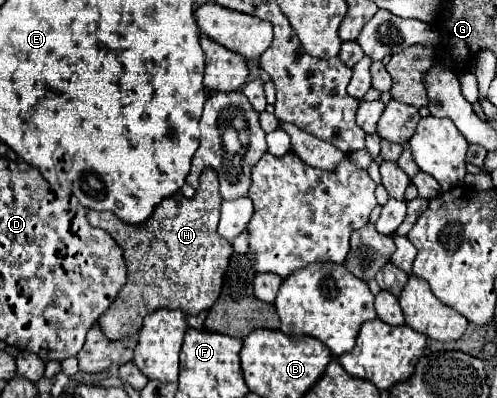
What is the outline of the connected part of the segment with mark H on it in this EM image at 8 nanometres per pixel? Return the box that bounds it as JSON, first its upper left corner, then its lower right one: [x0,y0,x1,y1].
[87,168,233,340]

